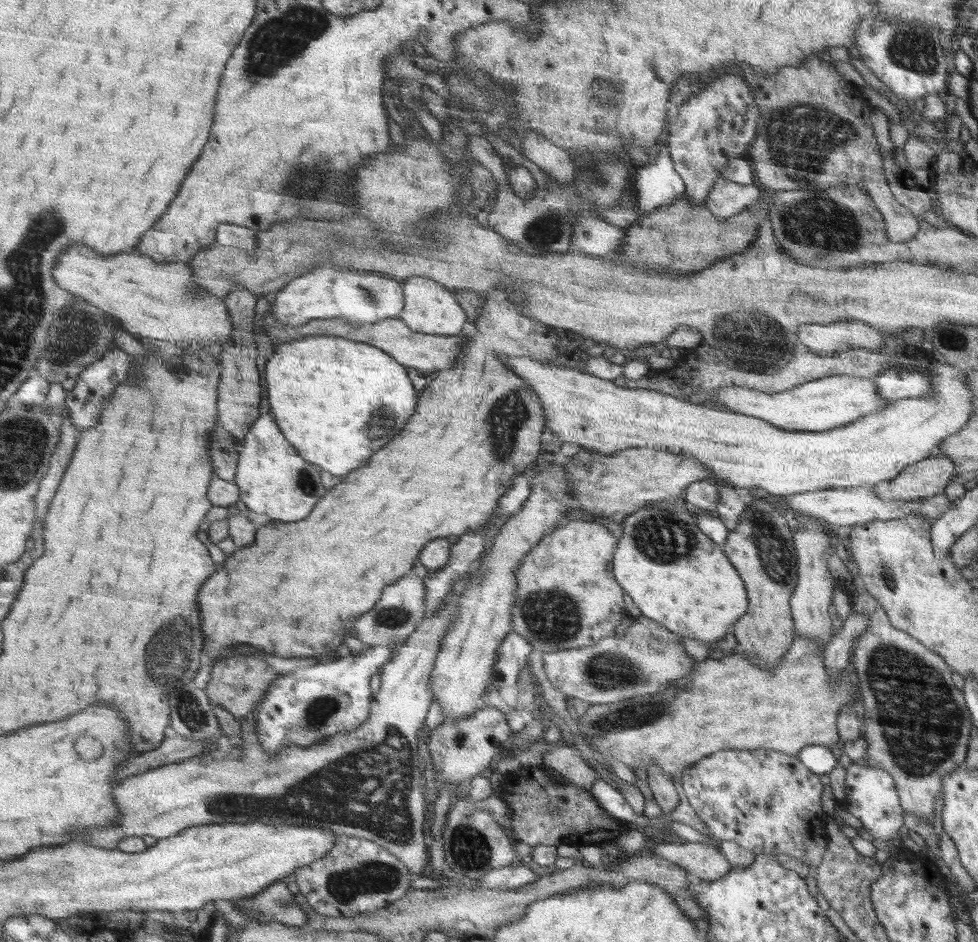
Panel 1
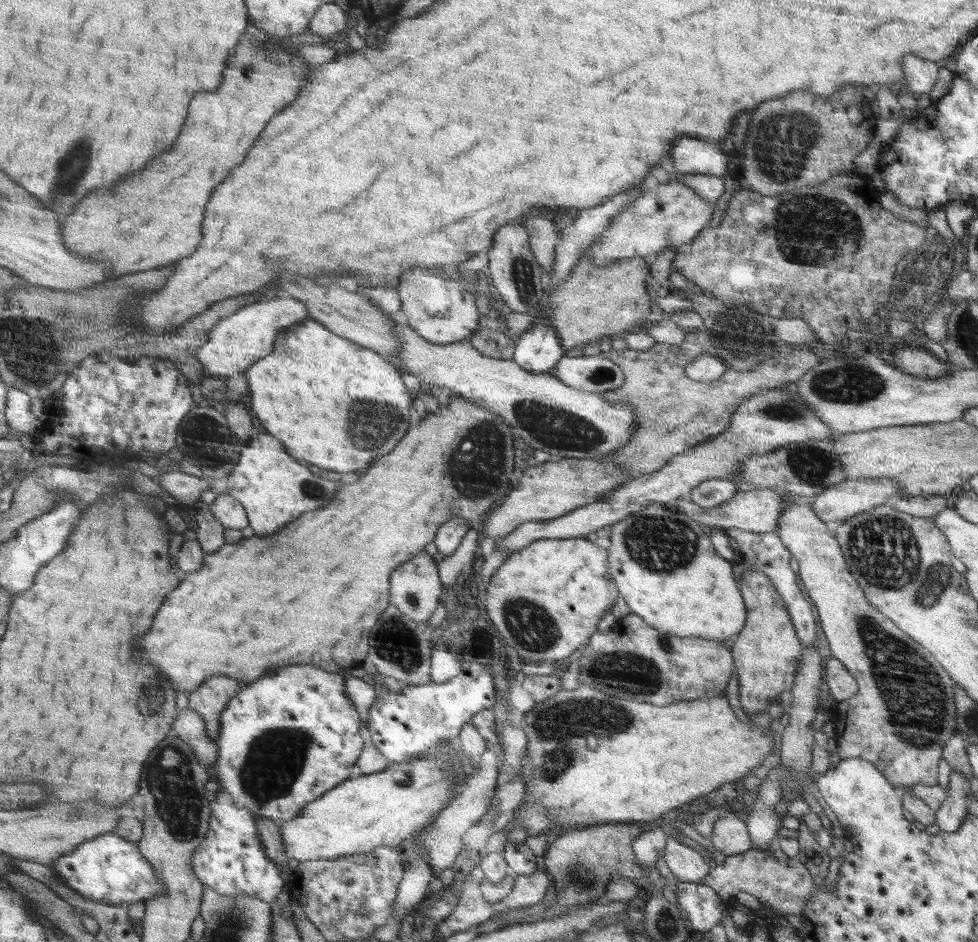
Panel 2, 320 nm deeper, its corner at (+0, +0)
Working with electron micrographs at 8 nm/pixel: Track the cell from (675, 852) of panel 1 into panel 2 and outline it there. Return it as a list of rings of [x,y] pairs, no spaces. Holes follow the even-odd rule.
[[[671,834],[667,837],[663,859],[676,878],[684,882],[698,883],[711,869],[698,851],[684,845]]]

